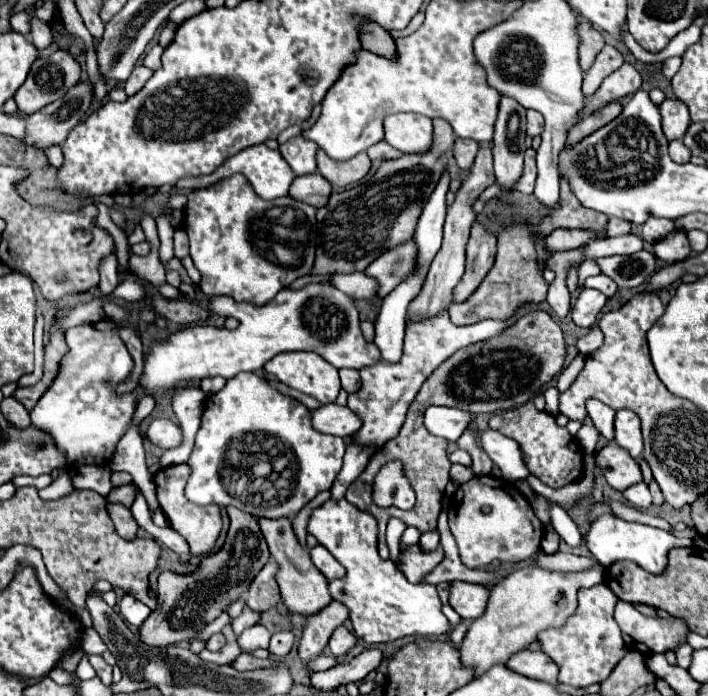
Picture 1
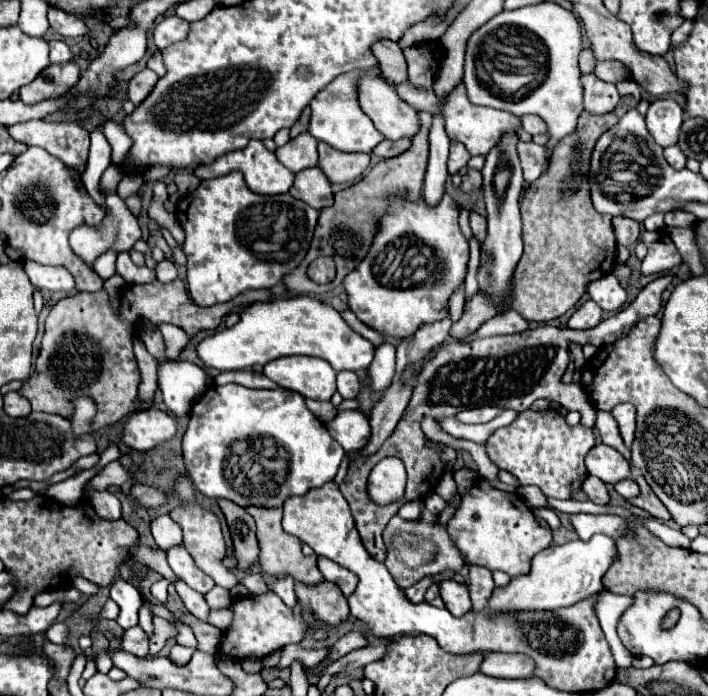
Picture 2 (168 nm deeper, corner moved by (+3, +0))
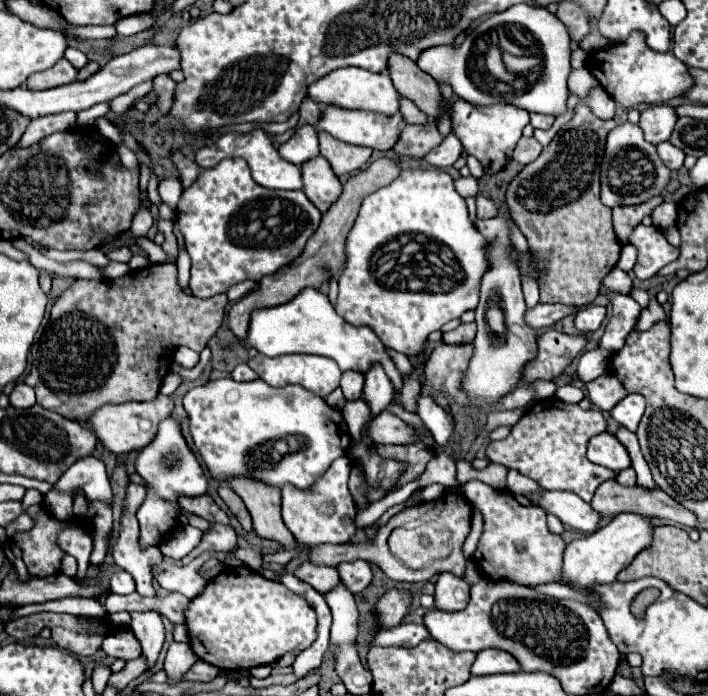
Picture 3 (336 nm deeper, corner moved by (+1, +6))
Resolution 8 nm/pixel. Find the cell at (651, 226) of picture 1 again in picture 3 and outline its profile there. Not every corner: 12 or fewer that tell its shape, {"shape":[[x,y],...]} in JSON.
{"shape":[[624,245],[616,267],[628,273],[636,263],[636,247]]}

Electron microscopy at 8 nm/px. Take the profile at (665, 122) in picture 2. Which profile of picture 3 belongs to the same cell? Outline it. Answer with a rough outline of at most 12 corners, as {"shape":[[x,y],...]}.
{"shape":[[650,105],[640,115],[644,139],[668,141],[676,113],[668,105]]}

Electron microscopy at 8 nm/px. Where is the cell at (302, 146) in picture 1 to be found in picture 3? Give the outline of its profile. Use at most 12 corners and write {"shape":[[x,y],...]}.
{"shape":[[298,127],[280,155],[294,165],[320,155],[316,129]]}

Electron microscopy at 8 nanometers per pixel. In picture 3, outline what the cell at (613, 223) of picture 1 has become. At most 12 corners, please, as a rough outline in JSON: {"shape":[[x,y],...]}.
{"shape":[[654,197],[644,205],[614,207],[613,227],[618,239],[628,243],[632,229],[664,201]]}

